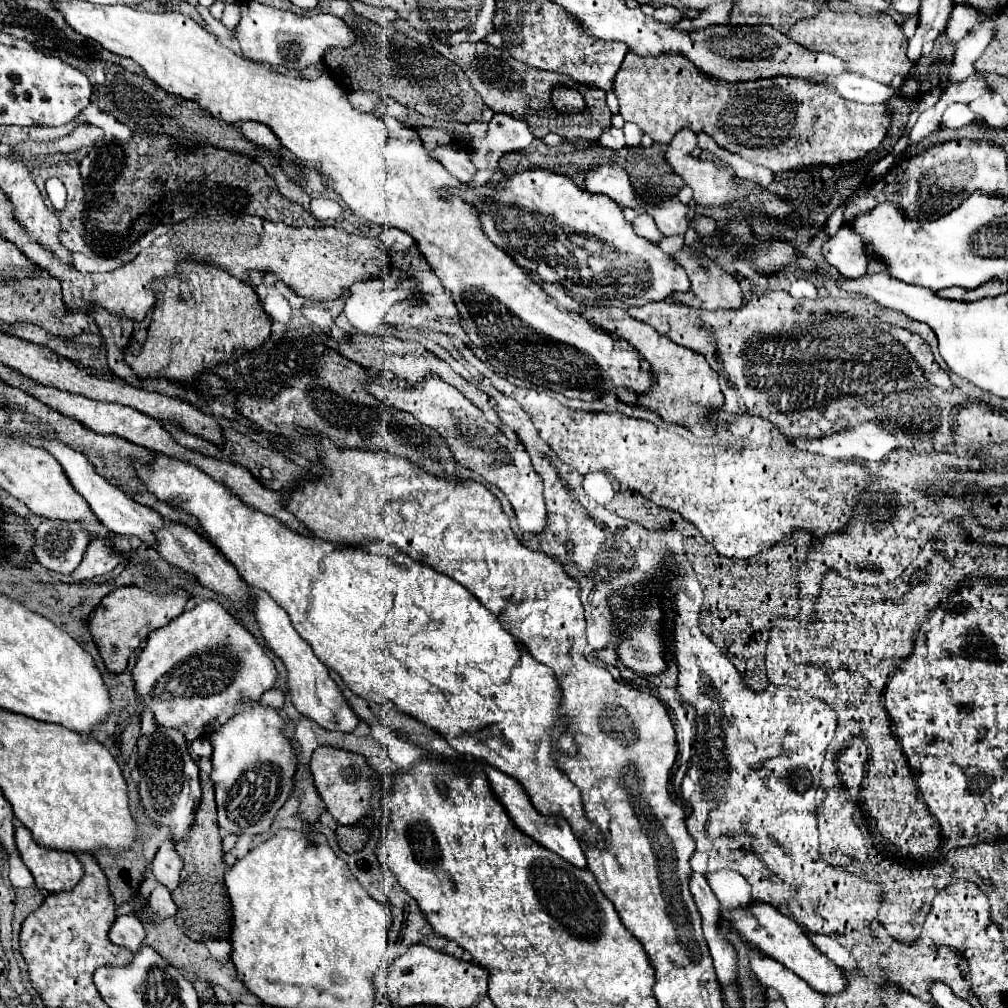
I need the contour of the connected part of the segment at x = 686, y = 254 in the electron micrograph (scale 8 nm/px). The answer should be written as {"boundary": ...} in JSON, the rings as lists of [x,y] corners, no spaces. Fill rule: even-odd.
{"boundary":[[[698,240],[698,244],[694,248],[682,248],[680,252],[674,254],[674,258],[684,266],[684,270],[688,272],[688,278],[692,282],[692,288],[684,294],[676,292],[674,300],[684,304],[684,306],[690,306],[690,308],[702,308],[702,310],[728,310],[730,304],[742,304],[742,290],[740,290],[740,284],[734,276],[730,276],[728,272],[724,272],[718,264],[714,264],[710,258],[706,258],[704,254],[696,256],[694,250],[700,250],[702,252],[702,240]]]}

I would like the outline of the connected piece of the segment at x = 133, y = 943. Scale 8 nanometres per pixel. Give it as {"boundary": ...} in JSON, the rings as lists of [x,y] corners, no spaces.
{"boundary":[[[135,915],[119,916],[119,921],[115,921],[108,934],[113,944],[120,944],[136,952],[136,948],[142,946],[144,940],[144,928],[140,920]]]}

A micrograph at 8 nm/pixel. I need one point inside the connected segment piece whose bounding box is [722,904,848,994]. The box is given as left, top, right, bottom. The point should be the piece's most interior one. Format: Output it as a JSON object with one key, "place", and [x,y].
{"place":[780,937]}

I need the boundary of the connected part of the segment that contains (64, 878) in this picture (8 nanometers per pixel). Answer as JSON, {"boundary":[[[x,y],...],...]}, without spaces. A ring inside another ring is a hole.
{"boundary":[[[24,826],[16,828],[16,846],[22,862],[32,872],[36,886],[50,892],[72,890],[84,876],[84,868],[74,854],[42,850]]]}

